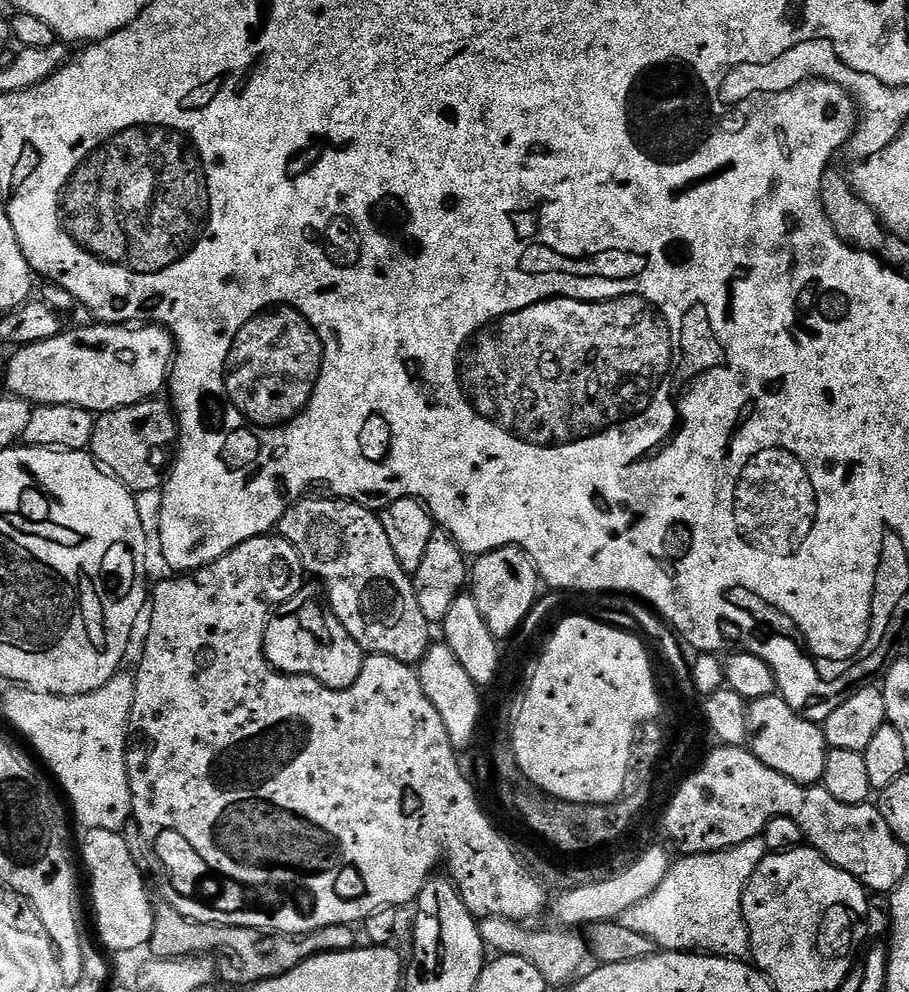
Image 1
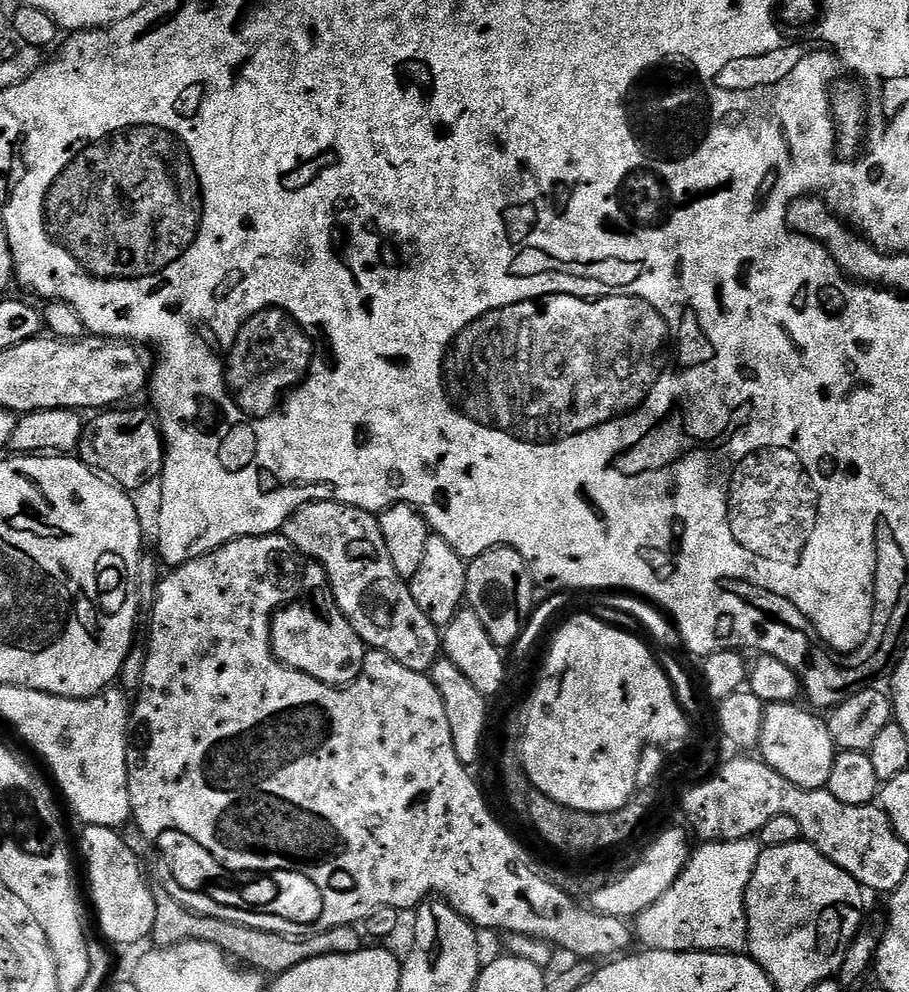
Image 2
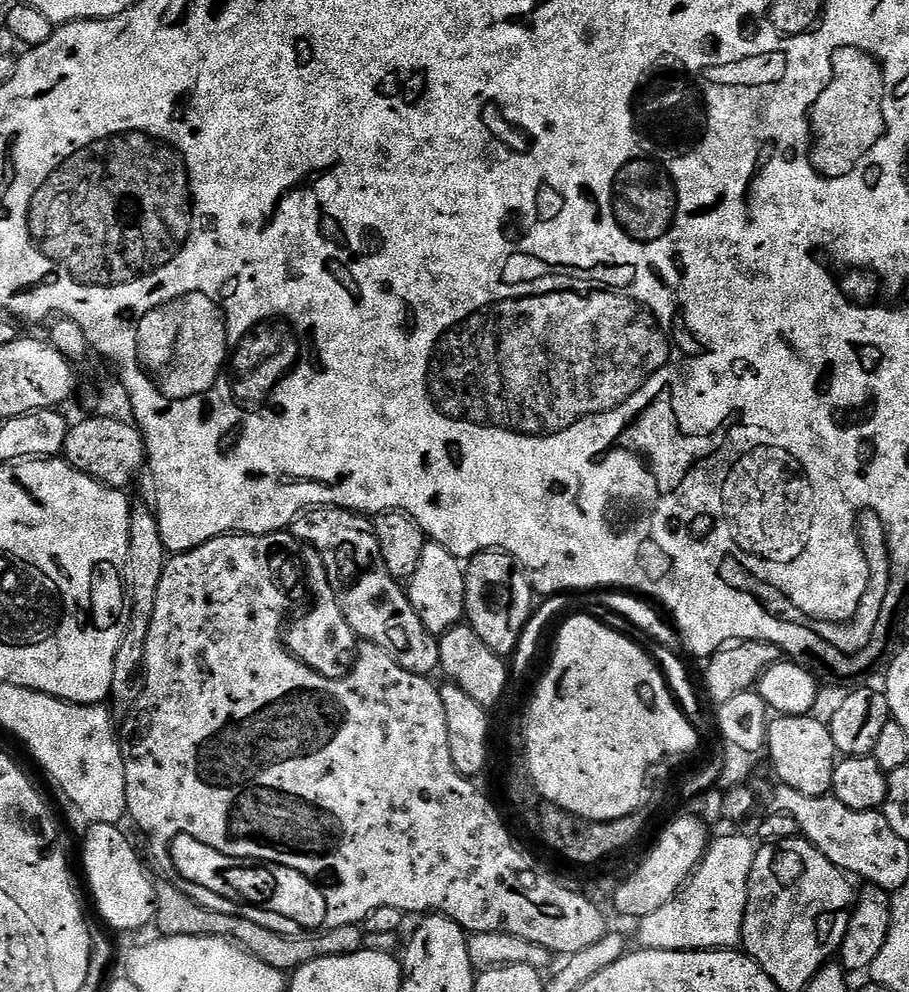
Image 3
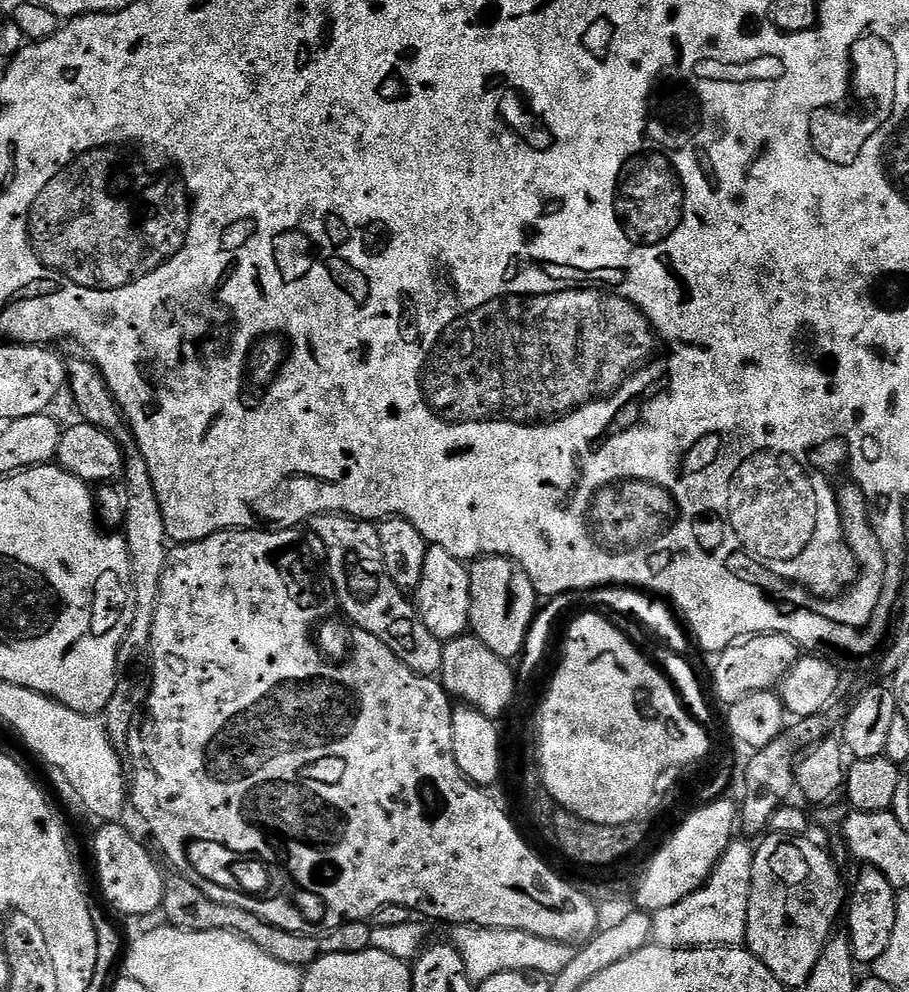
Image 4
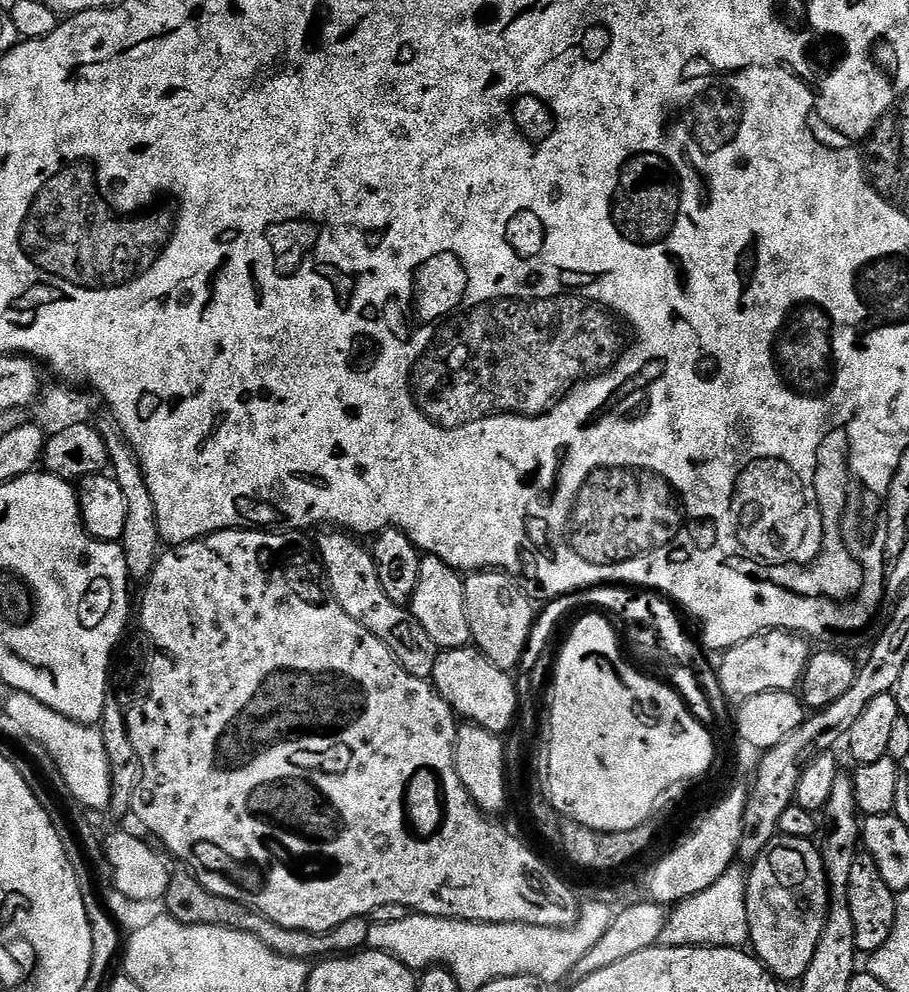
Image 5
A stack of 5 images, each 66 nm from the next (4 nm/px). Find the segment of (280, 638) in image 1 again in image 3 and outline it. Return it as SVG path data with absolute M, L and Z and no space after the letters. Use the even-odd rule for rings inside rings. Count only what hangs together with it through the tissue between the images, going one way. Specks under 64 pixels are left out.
M312 545L303 547L303 564L305 566L305 585L312 592L312 608L300 617L292 626L289 625L285 635L288 651L304 664L331 680L340 680L352 672L356 665L360 640L353 627L350 626L345 612L337 602L336 591L329 581L329 571L322 559L322 554Z

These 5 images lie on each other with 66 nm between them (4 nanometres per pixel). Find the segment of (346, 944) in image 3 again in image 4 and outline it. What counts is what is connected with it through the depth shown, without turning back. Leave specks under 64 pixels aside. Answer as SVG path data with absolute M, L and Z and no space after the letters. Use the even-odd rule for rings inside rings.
M168 874L164 877L162 916L168 919L165 921L171 927L182 930L233 932L250 942L254 942L254 946L258 946L258 950L270 954L270 958L278 958L278 962L297 966L313 964L320 956L354 954L355 952L365 952L372 947L373 927L371 923L355 920L315 936L299 936L296 932L287 932L262 918L258 918L258 914L250 914L250 910L238 910L238 906L226 906L226 902L214 902L214 898L206 898L206 894L202 894L202 890L198 890L198 886L194 886L194 882L190 882L185 876L179 874Z

